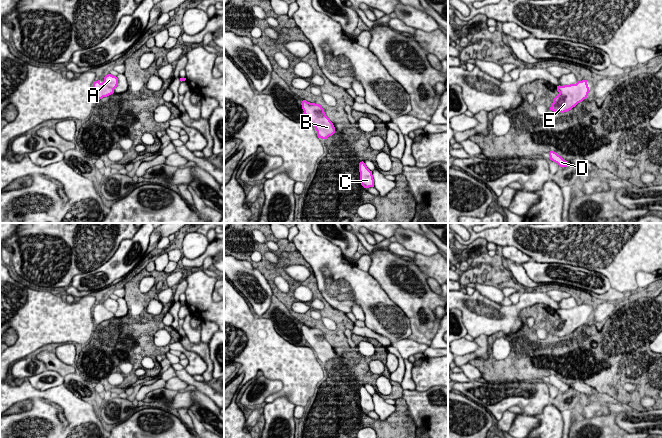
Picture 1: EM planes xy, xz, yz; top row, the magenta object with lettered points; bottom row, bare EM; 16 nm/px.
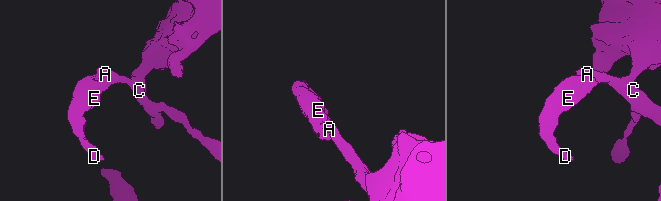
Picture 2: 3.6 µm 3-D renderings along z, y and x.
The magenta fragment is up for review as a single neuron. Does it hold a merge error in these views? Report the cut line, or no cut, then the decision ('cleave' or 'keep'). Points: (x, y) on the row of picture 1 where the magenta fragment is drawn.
cut xy (103, 82), (113, 89); cleave

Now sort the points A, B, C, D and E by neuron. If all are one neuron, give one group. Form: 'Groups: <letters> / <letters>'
Groups: A C / B D E

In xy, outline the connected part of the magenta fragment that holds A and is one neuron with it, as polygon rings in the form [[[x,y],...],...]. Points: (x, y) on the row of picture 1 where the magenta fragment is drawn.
[[[108,74],[104,77],[104,83],[108,87],[115,89],[118,85],[118,78],[116,76]]]

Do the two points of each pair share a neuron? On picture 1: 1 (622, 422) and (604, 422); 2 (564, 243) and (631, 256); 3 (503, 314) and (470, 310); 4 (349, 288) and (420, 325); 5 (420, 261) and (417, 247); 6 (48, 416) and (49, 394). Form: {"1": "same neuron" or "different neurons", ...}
{"1": "different neurons", "2": "same neuron", "3": "same neuron", "4": "different neurons", "5": "different neurons", "6": "same neuron"}

